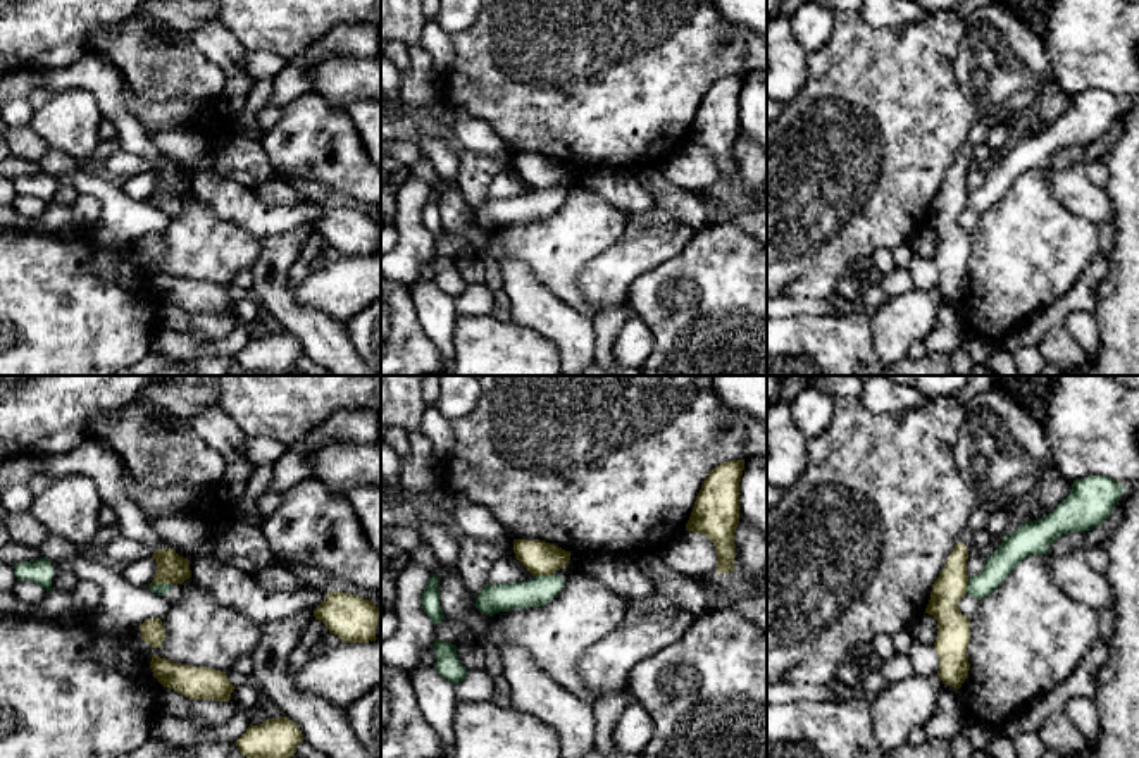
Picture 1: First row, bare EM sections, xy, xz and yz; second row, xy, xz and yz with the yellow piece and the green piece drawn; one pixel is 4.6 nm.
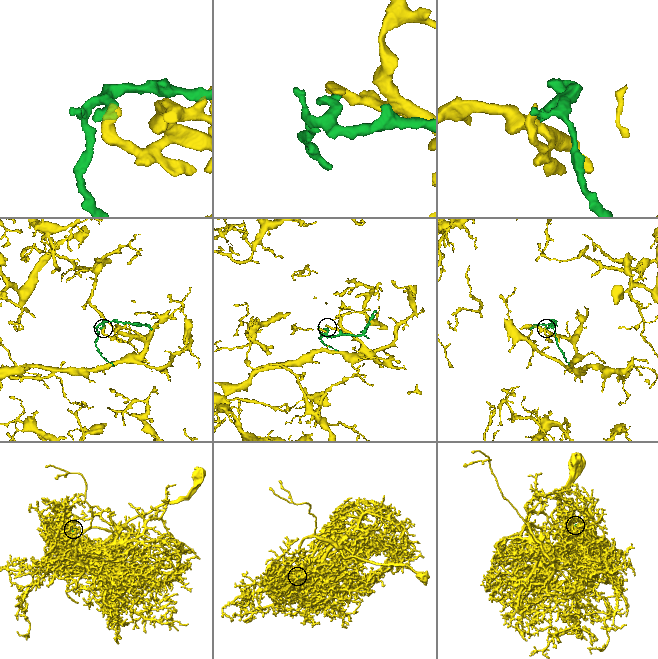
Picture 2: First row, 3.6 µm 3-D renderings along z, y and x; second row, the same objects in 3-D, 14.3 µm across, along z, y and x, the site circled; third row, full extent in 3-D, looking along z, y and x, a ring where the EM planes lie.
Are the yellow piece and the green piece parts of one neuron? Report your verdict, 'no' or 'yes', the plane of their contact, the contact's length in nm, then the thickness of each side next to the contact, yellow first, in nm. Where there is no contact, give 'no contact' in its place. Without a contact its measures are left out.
no; meets yellow in xy; contact 110 nm long; 140 nm thick on the yellow side, 60 nm on the other

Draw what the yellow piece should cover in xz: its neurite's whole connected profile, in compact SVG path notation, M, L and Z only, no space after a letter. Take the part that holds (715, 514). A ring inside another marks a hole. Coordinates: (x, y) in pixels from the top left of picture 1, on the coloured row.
M731 460L712 469L705 479L686 531L705 534L717 551L715 574L734 572L734 532L739 524L739 482L744 460Z

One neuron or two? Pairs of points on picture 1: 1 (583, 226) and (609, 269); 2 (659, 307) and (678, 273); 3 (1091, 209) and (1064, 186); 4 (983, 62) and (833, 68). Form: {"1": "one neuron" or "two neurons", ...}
{"1": "two neurons", "2": "one neuron", "3": "one neuron", "4": "two neurons"}

